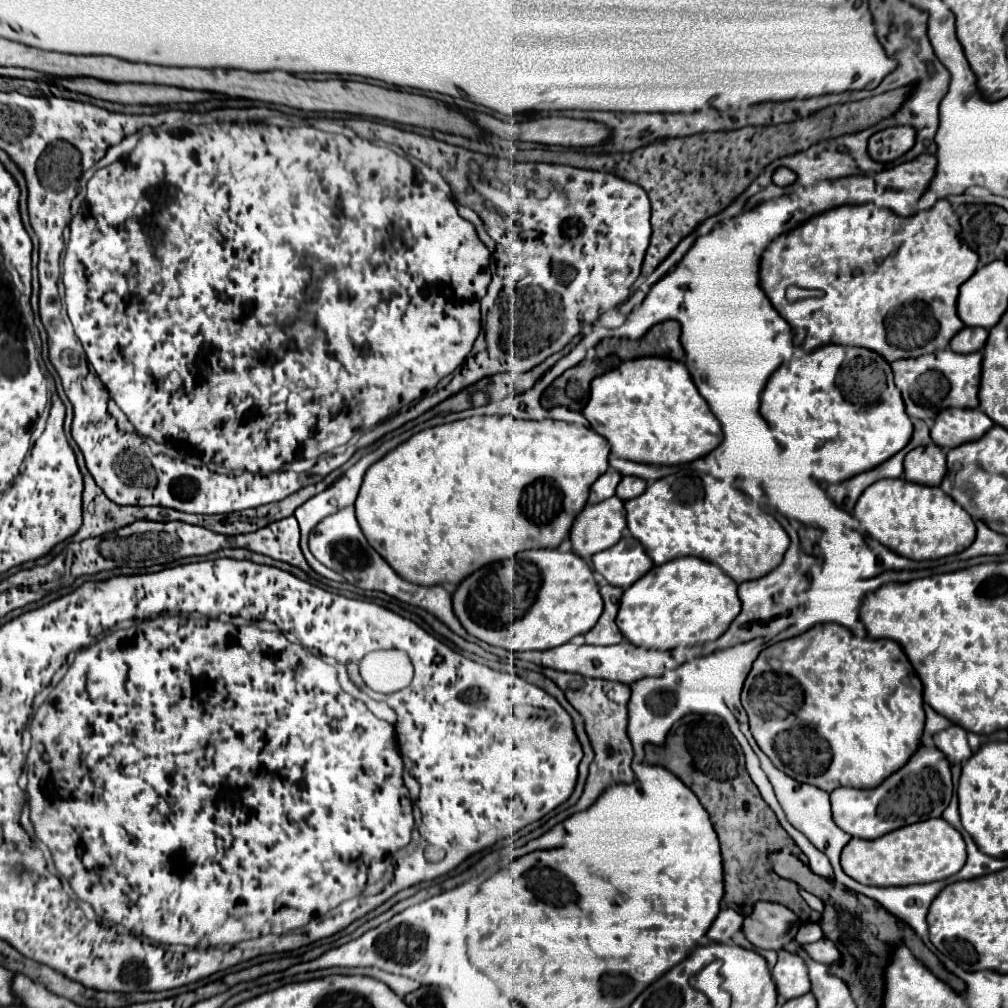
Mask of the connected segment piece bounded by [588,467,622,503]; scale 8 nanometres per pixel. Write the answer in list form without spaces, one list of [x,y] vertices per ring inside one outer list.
[[[610,467],[610,469],[608,469],[604,475],[600,475],[600,477],[594,481],[594,485],[590,487],[588,503],[600,503],[600,501],[612,497],[614,491],[616,491],[616,485],[620,483],[620,479],[622,479],[622,475]]]

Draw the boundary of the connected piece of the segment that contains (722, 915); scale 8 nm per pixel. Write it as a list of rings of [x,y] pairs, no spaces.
[[[724,907],[724,909],[720,909],[718,917],[714,919],[714,923],[710,925],[710,929],[708,929],[706,935],[712,941],[728,941],[736,931],[742,929],[742,919],[744,917],[740,913],[736,913],[734,909]]]

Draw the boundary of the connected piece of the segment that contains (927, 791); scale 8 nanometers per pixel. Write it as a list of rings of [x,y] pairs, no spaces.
[[[920,745],[904,767],[884,779],[876,789],[838,787],[830,793],[836,825],[852,837],[878,839],[894,829],[940,817],[952,799],[952,775],[948,757],[936,745]]]

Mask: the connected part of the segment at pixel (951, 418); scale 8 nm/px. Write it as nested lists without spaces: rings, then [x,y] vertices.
[[[944,407],[934,419],[930,437],[938,447],[952,449],[960,443],[980,439],[992,425],[992,419],[980,409]]]

